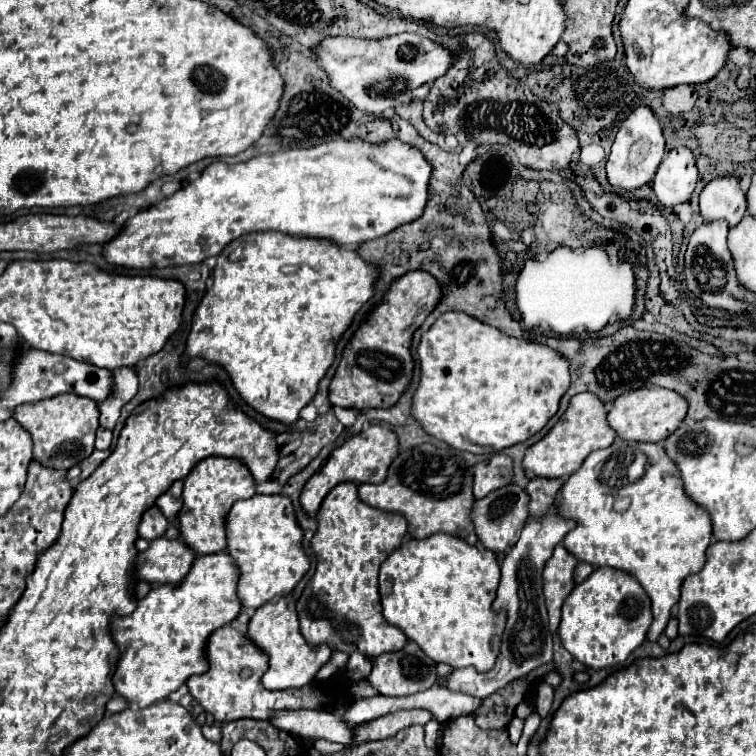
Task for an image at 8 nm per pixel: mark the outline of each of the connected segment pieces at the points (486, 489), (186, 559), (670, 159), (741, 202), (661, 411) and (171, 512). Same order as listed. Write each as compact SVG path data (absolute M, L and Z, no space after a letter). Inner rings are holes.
M494 454L488 462L474 466L474 496L480 500L486 494L510 484L512 478L512 458L506 454Z
M158 538L150 542L146 552L138 554L136 576L150 584L180 582L188 572L198 554L190 550L182 540Z
M678 146L664 154L652 188L664 208L674 208L692 196L696 182L698 168L694 152L686 146Z
M730 174L710 180L700 194L700 214L702 214L704 222L714 222L714 220L724 218L724 220L728 220L730 226L736 226L746 214L746 194L740 188L740 180Z
M642 386L638 390L618 396L612 402L608 424L624 440L662 442L682 424L686 414L688 414L688 402L682 394L668 388L660 388L660 386Z
M178 480L178 482L174 482L170 488L168 488L168 492L164 492L160 498L158 498L158 502L156 502L156 506L162 510L162 514L168 518L168 520L172 520L172 522L178 522L178 510L182 510L182 482Z

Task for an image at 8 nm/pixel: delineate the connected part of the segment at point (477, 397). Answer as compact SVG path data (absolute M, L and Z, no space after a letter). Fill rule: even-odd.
M446 312L434 322L420 340L418 358L422 382L414 394L412 416L430 436L472 454L494 454L540 432L558 412L560 398L570 386L570 362L564 354L558 354L558 350L546 344L506 336L498 328L462 312Z

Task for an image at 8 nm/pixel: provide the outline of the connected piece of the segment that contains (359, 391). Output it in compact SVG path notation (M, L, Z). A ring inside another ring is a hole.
M422 270L398 278L384 302L368 316L368 322L352 336L330 384L330 402L342 408L390 408L412 382L414 358L410 352L412 334L442 298L438 280Z

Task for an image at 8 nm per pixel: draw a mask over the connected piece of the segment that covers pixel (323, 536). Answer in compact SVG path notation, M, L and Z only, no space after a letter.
M342 482L330 490L318 510L318 532L312 538L312 550L318 554L318 568L314 578L308 582L304 594L298 600L298 618L300 630L308 644L328 644L332 650L340 650L346 654L360 652L376 658L384 652L394 652L406 646L408 638L398 630L398 626L390 626L382 618L382 604L378 594L378 568L384 558L394 552L408 534L408 522L396 514L386 512L368 504L362 504L358 498L358 488L354 482Z

